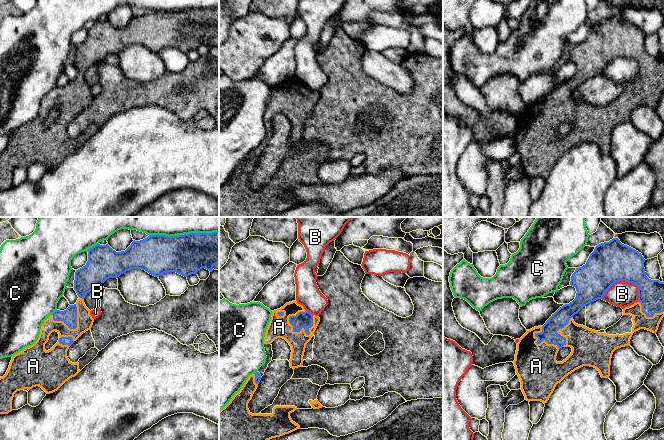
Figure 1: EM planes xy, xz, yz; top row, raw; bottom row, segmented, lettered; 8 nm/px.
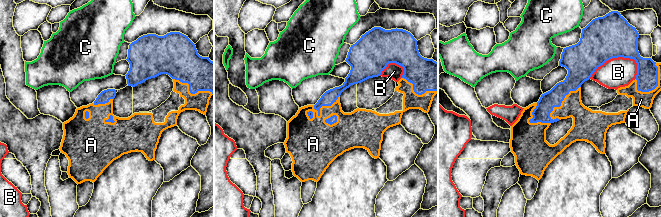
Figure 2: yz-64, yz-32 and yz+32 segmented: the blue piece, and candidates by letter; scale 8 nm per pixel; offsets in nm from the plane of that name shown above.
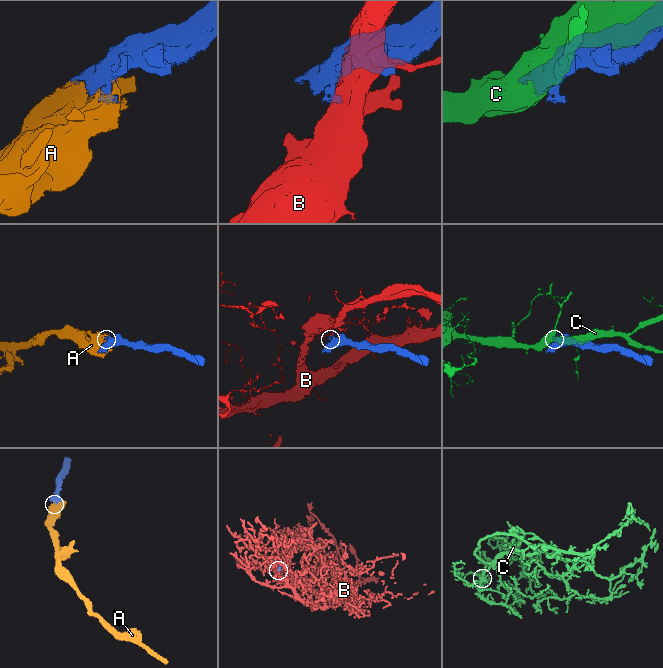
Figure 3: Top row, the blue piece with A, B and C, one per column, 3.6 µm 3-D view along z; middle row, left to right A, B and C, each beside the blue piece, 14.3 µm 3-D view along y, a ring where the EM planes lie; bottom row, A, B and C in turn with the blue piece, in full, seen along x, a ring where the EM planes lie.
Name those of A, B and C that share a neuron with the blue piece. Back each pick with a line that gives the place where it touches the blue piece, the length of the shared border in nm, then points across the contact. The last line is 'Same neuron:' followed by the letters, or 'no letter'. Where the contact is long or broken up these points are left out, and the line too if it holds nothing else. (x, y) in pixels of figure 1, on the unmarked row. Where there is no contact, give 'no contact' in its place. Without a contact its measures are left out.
A: contact xz (308, 110); length 220 nm
Same neuron: A

